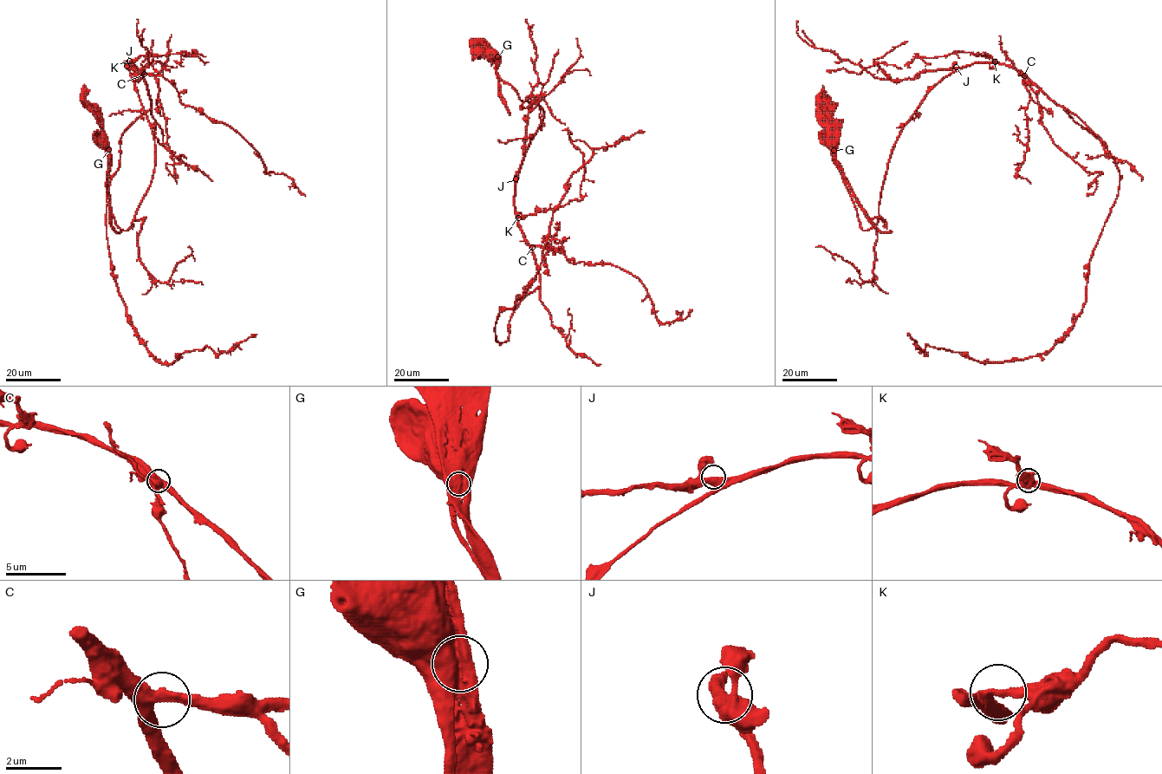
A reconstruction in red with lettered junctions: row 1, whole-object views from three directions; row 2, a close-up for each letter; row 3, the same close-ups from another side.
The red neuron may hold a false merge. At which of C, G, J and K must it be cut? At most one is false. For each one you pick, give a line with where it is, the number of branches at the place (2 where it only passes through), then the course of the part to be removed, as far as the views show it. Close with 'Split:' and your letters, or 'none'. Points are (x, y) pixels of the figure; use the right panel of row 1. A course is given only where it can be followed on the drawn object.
G: Place: (834, 150). Branches: 1. Course of the part to remove: (834, 150), (840, 172), (868, 219), (881, 231), (892, 231)
Split: G

